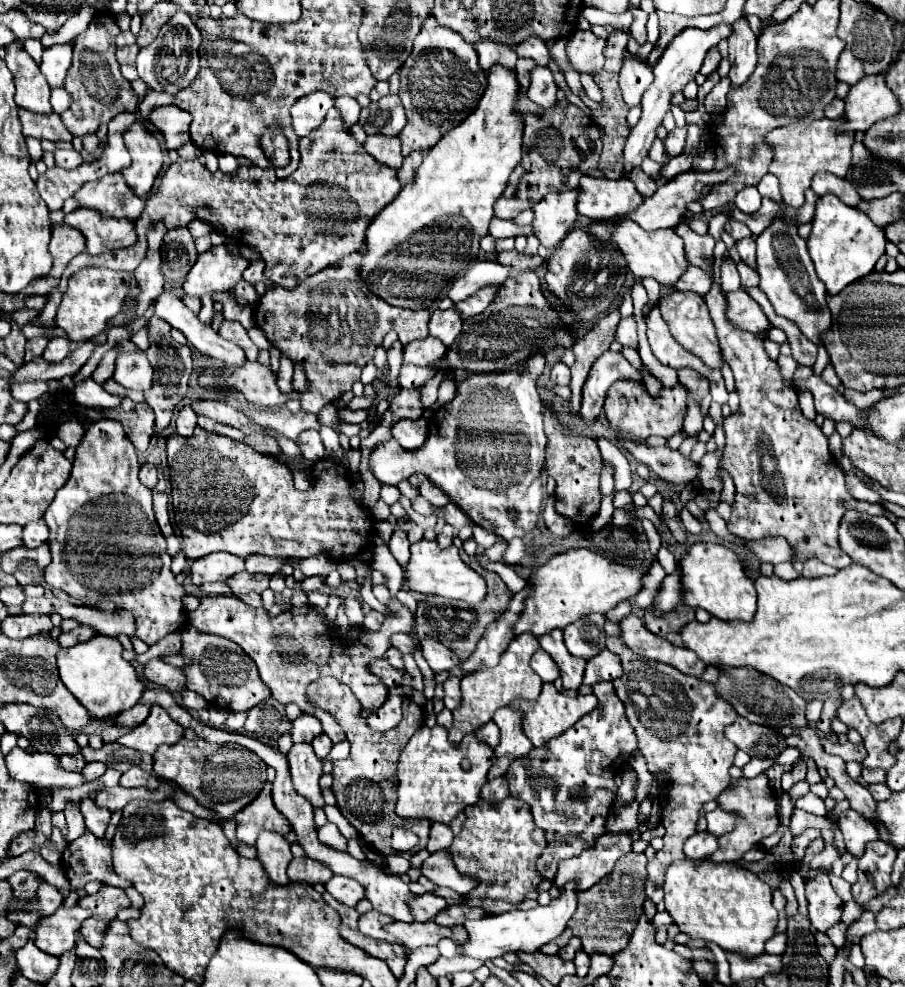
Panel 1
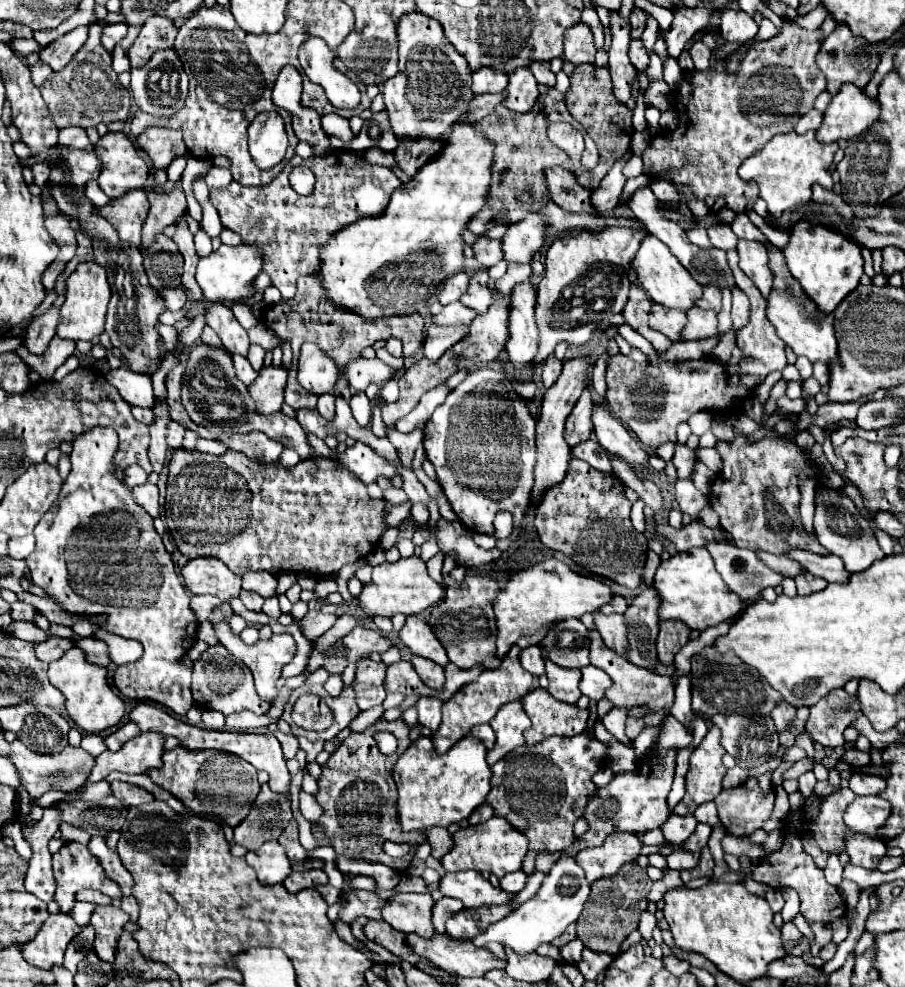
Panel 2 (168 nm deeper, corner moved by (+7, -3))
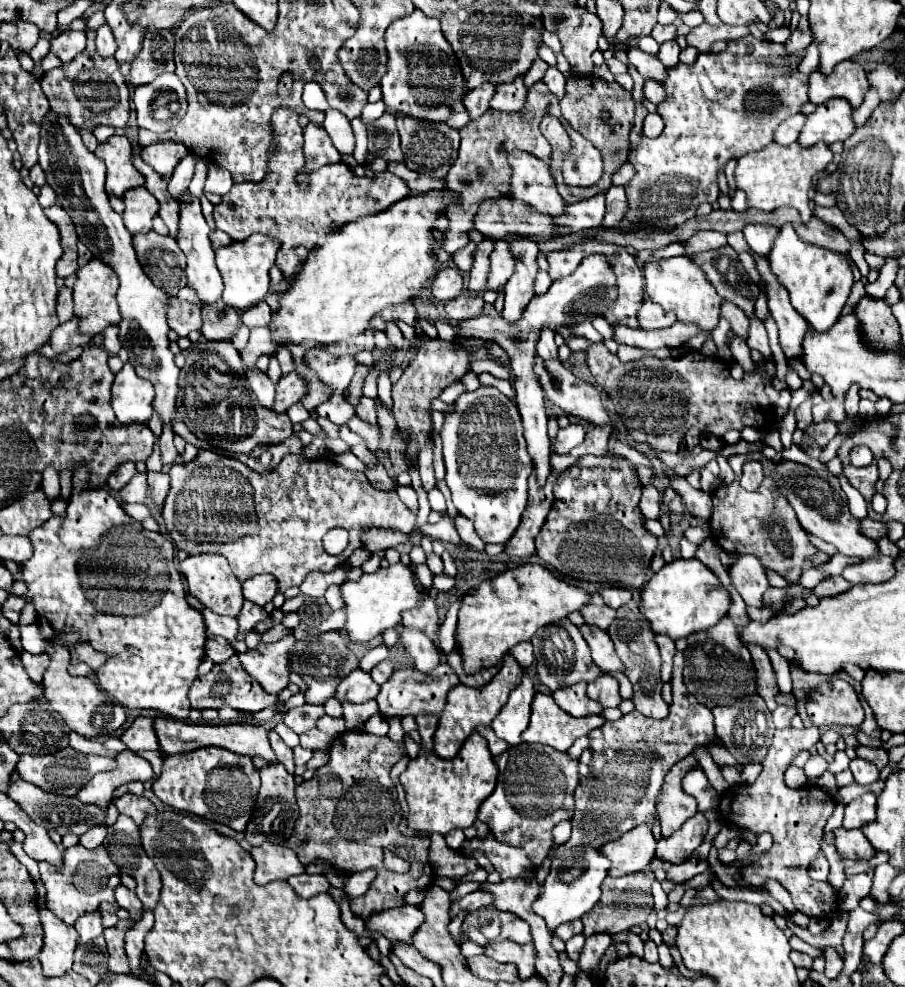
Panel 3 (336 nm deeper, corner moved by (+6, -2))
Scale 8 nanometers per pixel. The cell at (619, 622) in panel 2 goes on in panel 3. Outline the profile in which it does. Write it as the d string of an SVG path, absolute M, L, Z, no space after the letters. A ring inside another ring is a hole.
M593 592L591 602L589 602L587 606L583 606L581 616L585 618L587 624L595 624L595 626L607 630L607 626L615 620L615 610L611 610L609 606L605 606L605 604L601 604L601 602L595 604L595 594L597 594L597 592Z

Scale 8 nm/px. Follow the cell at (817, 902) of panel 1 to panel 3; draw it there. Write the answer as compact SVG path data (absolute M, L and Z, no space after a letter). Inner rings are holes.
M785 728L775 730L773 744L763 758L763 772L751 786L733 786L721 796L721 816L727 816L729 824L738 829L746 829L760 835L769 832L773 838L773 846L763 854L763 858L755 860L753 864L743 868L743 880L751 886L761 886L767 878L775 878L781 886L791 894L793 904L799 912L807 916L819 914L833 914L837 910L837 896L830 884L813 880L808 869L811 860L819 854L819 840L827 818L835 810L835 802L829 798L827 792L821 792L817 786L805 786L793 790L785 784L785 770L791 766L793 758L807 748L813 748L819 740L819 728ZM791 858L791 860L789 860Z

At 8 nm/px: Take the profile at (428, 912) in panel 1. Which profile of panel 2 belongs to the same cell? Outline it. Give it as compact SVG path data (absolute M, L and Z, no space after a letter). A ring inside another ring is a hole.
M442 897L440 901L436 901L434 911L432 911L432 923L434 923L436 933L446 933L446 929L444 929L446 919L450 919L454 913L458 913L462 909L464 909L462 903L456 899L450 899L450 897Z

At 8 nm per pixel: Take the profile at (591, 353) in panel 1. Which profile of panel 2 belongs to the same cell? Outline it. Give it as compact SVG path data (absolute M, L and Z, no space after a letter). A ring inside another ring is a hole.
M574 357L564 361L562 375L558 377L556 385L544 393L542 407L540 407L540 419L536 427L536 447L538 447L538 457L536 457L536 467L534 467L534 489L532 495L534 499L540 499L540 495L550 489L552 485L560 483L568 471L568 461L570 461L570 445L564 439L564 425L574 409L574 403L578 401L578 395L582 389L588 385L588 375L590 375L590 357Z

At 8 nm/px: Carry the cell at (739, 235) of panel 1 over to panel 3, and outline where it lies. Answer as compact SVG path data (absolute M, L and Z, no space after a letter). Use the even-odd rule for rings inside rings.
M695 232L689 240L683 242L685 246L685 254L687 258L693 258L699 252L707 252L707 250L717 250L721 246L727 244L727 236L721 232Z

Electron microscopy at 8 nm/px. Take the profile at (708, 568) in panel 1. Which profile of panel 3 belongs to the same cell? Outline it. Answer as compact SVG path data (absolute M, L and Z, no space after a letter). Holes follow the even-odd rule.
M677 558L665 564L653 578L641 588L639 610L647 618L655 634L665 634L673 640L687 638L697 630L715 626L723 616L727 616L731 598L727 590L719 584L717 576L697 558L683 560Z

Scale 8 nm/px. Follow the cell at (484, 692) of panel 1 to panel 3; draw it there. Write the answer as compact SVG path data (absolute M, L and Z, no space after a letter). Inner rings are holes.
M505 656L503 658L503 664L499 668L499 672L495 674L495 678L487 684L487 686L481 686L481 688L469 688L469 686L455 686L451 688L451 694L447 694L447 704L445 704L445 710L443 714L439 716L439 724L437 724L437 730L435 730L435 736L433 736L433 752L443 758L443 760L449 760L453 758L459 748L463 746L465 738L477 728L477 726L483 726L483 724L491 724L491 720L499 714L499 710L505 706L509 694L513 688L519 686L521 682L521 676L523 676L523 668L517 666L515 658L513 656Z

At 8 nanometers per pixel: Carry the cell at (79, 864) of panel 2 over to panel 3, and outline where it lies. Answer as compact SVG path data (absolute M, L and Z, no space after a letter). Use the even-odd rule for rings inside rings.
M81 844L71 846L63 854L63 870L47 862L39 862L40 879L47 888L47 908L63 922L73 926L79 916L97 910L101 902L115 902L115 886L121 884L119 868L111 862L103 846L87 850Z

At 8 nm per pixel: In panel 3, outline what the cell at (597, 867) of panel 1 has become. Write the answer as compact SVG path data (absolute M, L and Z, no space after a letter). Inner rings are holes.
M637 826L629 830L621 838L603 846L601 852L611 860L609 876L627 876L645 870L655 856L655 838L651 834L651 826Z

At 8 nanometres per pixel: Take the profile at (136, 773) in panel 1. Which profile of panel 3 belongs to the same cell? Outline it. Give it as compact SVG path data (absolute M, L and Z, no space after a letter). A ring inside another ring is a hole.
M123 794L121 798L115 800L115 806L119 814L129 816L137 826L143 824L143 818L147 814L155 814L155 806L145 796L135 796L135 794Z

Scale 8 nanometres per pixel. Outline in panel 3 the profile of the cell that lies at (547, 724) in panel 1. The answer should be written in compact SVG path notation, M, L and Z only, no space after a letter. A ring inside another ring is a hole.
M537 694L531 708L531 722L521 734L521 740L527 744L551 746L561 752L567 752L577 738L587 736L593 728L599 728L605 722L603 716L571 718L569 714L563 714L547 694Z

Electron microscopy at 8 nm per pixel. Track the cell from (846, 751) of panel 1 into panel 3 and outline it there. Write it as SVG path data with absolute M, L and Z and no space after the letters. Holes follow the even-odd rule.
M859 746L857 756L873 762L879 770L883 770L887 766L887 762L889 762L889 754L885 750L873 750L873 748L867 748L867 746Z

